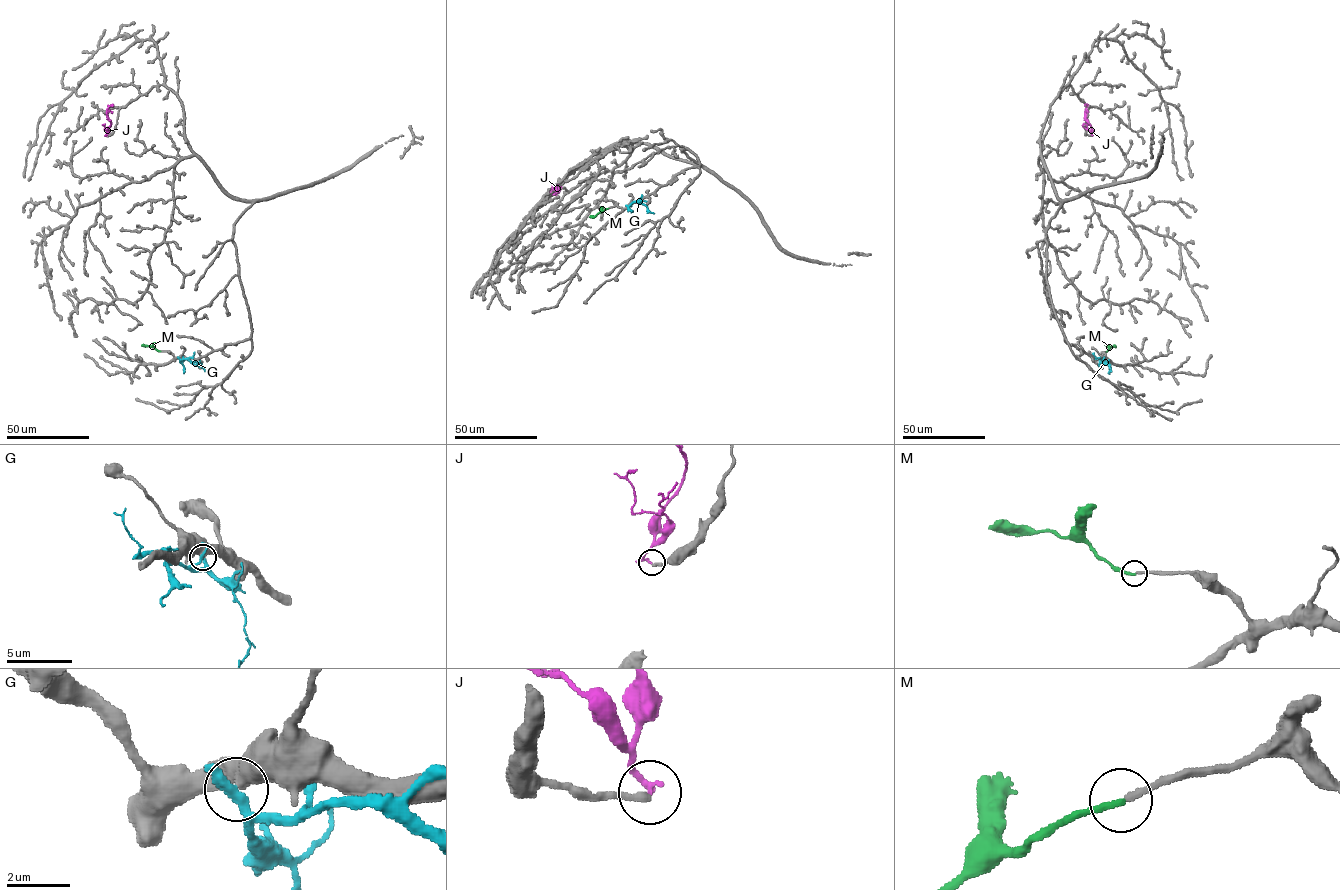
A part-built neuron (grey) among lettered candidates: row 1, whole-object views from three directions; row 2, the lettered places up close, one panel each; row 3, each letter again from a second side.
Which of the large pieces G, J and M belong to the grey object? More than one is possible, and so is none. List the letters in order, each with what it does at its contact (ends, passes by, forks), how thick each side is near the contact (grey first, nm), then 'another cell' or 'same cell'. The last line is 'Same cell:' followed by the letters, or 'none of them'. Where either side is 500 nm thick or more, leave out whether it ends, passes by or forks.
G: it ends; calibres 480 and 400 nm; another cell
J: it ends; calibres 240 and 170 nm; another cell
M: it ends; calibres 200 and 220 nm; same cell
Same cell: M

